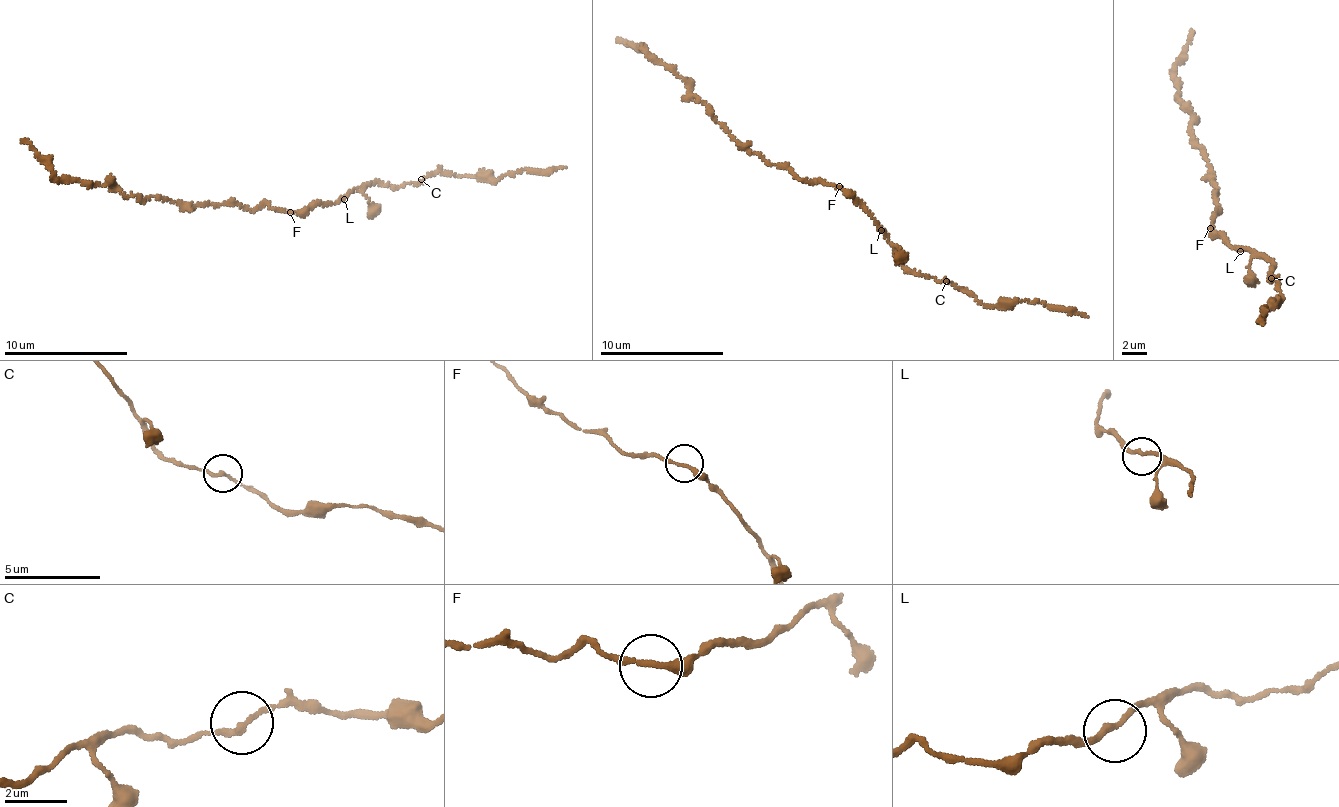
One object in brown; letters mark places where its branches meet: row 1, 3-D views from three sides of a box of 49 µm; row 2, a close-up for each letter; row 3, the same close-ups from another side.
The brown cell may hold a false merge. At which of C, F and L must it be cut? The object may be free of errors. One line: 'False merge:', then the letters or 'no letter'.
False merge: no letter

